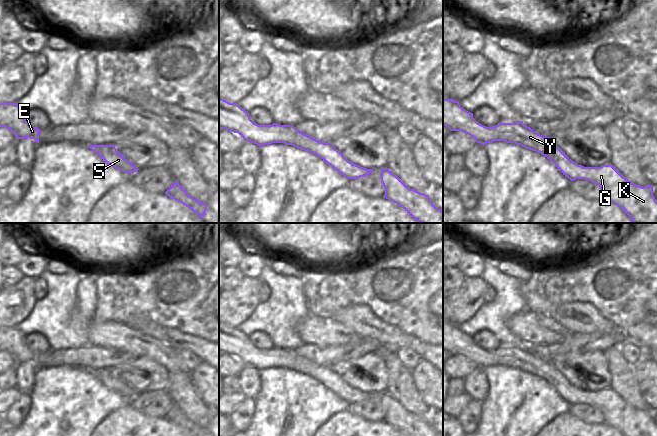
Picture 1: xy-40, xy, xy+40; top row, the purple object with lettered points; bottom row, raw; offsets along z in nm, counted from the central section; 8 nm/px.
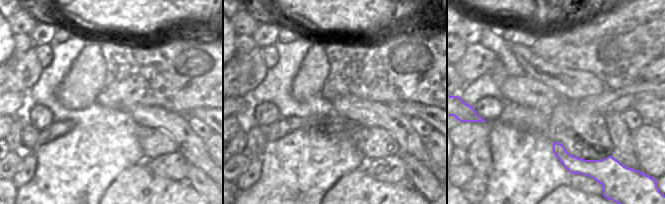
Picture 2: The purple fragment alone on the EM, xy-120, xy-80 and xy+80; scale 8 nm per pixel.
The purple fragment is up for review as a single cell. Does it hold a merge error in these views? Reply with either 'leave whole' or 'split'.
leave whole

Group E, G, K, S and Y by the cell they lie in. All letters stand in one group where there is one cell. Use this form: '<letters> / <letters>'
E G K S Y

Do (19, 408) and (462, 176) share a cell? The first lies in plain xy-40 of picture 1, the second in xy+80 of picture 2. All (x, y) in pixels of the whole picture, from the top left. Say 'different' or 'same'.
different

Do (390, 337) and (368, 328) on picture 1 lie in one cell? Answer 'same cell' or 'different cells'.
same cell

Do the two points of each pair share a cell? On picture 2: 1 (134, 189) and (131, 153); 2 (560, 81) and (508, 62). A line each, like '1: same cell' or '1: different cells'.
1: different cells
2: different cells

